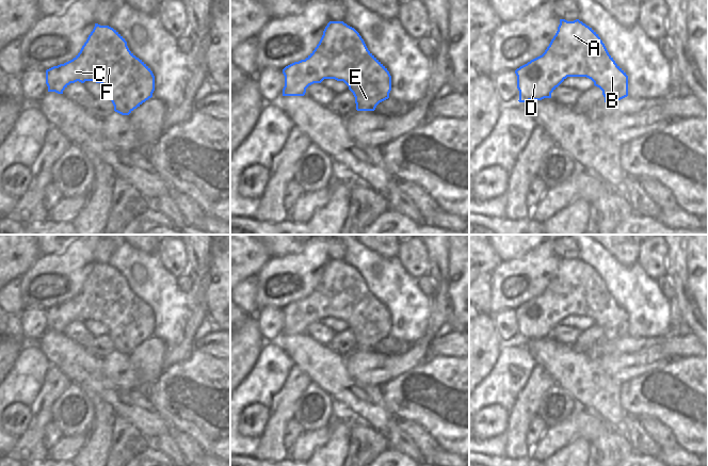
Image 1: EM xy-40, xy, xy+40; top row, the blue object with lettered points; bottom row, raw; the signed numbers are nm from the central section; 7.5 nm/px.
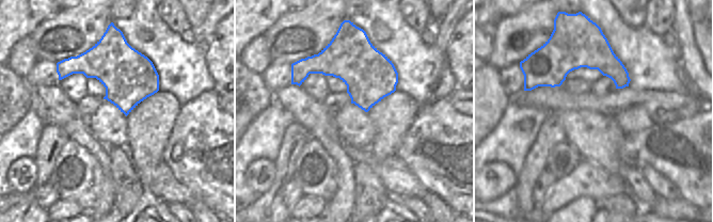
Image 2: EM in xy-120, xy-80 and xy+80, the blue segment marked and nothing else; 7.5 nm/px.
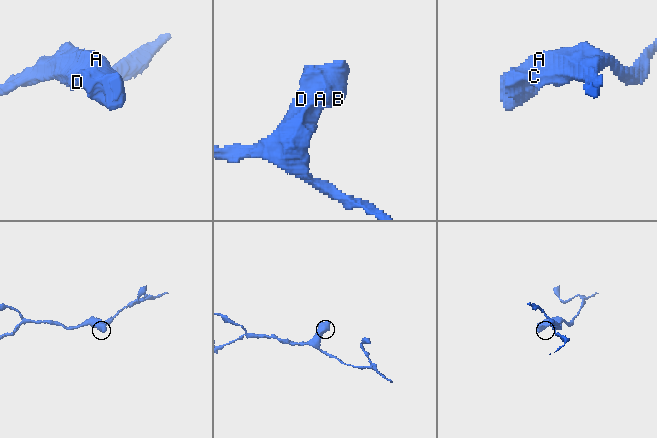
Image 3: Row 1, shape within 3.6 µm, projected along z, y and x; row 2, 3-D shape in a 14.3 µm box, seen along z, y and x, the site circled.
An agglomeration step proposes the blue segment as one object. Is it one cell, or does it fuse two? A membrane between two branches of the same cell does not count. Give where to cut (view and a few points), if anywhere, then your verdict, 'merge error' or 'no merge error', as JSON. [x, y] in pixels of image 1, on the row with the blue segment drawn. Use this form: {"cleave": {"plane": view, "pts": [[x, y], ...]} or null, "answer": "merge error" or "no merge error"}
{"cleave": null, "answer": "no merge error"}

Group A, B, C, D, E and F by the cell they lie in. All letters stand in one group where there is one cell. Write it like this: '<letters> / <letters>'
A B C D E F

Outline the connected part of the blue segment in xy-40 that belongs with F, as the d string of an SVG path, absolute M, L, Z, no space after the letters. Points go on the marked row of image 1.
M95 23L80 52L73 60L46 70L48 92L63 94L70 83L77 81L94 81L104 85L114 111L122 115L129 115L151 98L155 91L155 76L150 68L129 50L127 42L116 30L98 23Z

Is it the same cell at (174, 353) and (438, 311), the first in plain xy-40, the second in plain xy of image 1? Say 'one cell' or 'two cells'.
two cells

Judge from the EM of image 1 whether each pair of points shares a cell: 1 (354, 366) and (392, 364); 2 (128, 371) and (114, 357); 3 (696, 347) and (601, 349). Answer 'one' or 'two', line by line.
1: one
2: one
3: one

